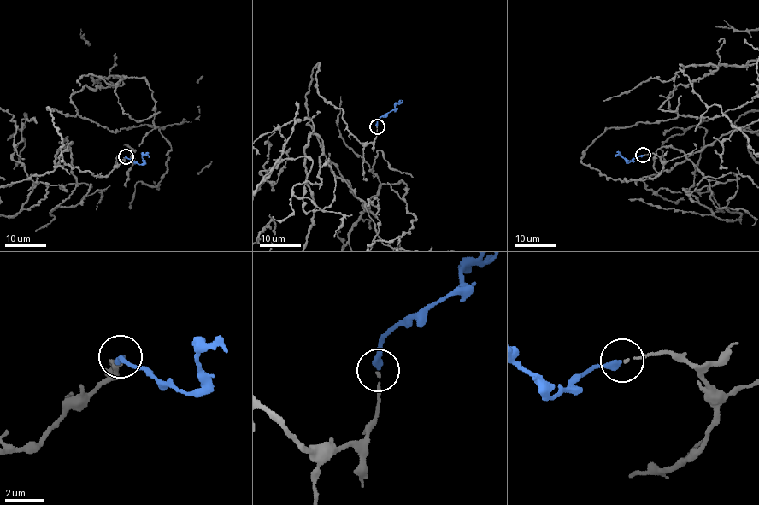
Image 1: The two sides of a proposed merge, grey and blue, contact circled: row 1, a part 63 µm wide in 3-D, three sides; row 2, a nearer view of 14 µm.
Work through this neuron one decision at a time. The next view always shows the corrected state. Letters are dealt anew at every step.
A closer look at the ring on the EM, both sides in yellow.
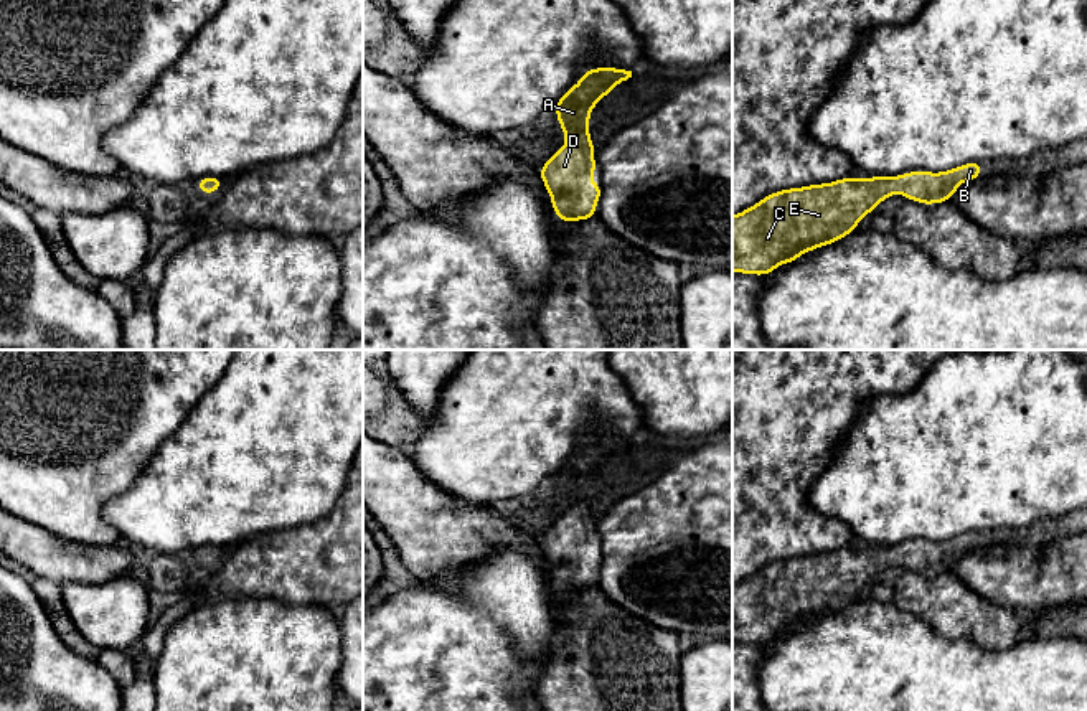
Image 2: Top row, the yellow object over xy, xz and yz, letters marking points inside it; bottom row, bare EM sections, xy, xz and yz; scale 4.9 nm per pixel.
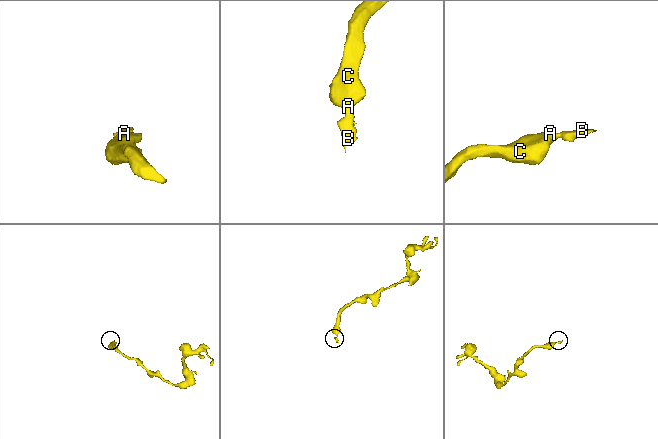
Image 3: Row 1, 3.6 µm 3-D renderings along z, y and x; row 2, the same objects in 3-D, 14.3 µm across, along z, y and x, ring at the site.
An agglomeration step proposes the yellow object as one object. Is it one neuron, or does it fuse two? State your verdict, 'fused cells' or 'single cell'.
single cell

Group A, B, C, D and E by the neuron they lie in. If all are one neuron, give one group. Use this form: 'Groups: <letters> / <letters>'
Groups: A B C D E

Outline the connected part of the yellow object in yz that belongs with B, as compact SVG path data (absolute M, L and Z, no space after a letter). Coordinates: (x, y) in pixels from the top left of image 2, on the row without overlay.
M980 531L957 538L907 541L899 546L845 546L838 551L788 558L767 564L732 586L732 640L767 645L807 620L828 615L853 602L868 582L901 561L920 574L950 571L958 553L983 543Z

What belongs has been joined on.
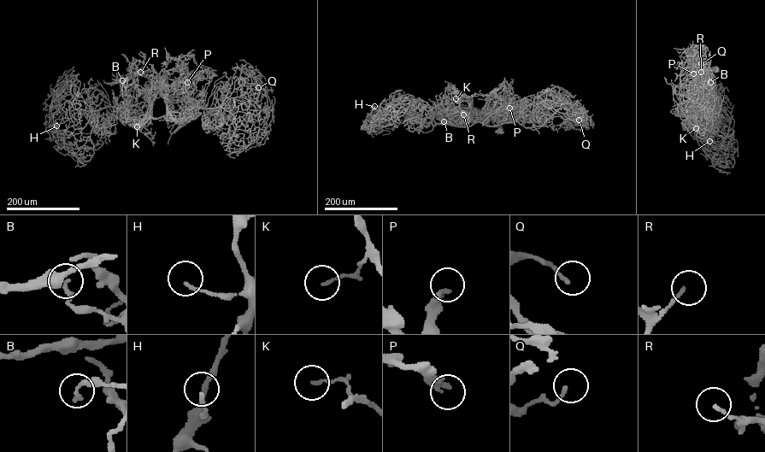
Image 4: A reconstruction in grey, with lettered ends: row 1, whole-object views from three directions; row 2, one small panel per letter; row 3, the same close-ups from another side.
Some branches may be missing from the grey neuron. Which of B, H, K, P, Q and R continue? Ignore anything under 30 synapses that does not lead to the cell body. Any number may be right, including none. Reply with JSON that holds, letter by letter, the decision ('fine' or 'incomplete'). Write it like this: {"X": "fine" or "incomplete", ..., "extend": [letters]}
{"B": "fine", "H": "fine", "K": "fine", "P": "incomplete", "Q": "fine", "R": "fine", "extend": ["P"]}

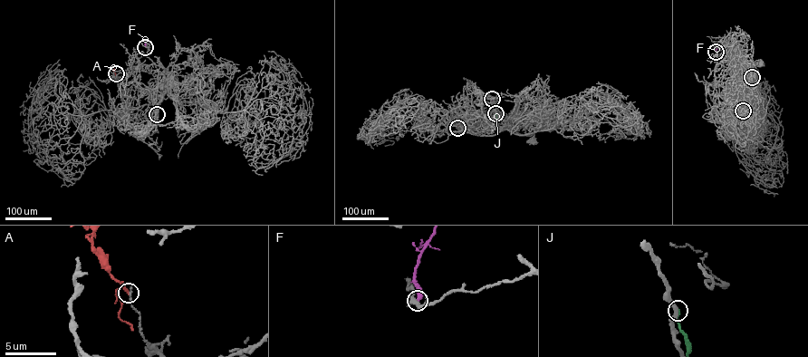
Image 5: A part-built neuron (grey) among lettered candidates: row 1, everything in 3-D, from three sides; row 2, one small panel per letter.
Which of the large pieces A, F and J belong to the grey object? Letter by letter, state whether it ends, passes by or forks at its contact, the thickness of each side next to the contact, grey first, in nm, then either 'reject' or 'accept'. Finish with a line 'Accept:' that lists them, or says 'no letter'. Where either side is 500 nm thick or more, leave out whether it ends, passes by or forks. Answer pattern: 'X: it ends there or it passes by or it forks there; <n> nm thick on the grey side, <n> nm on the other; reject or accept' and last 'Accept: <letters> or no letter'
A: it ends there; 190 nm thick on the grey side, 180 nm on the other; reject
F: it ends there; 320 nm thick on the grey side, 340 nm on the other; reject
J: it ends there; 320 nm thick on the grey side, 180 nm on the other; reject
Accept: no letter

